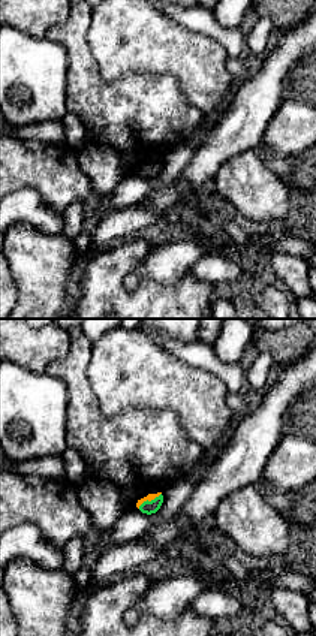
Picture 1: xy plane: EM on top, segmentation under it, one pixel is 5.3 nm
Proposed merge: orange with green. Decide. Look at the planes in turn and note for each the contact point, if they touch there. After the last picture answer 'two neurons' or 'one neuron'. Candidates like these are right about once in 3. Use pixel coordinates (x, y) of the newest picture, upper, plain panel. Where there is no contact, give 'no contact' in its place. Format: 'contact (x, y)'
contact (149, 165)

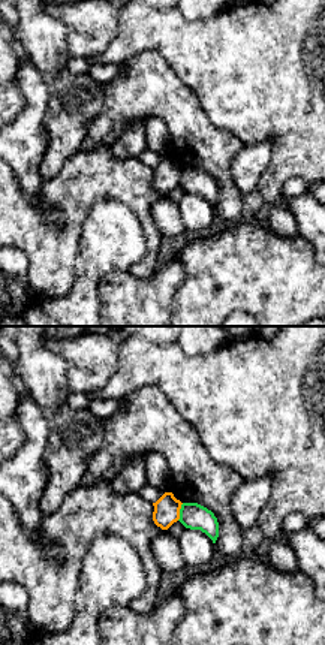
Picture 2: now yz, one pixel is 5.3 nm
contact (178, 177)

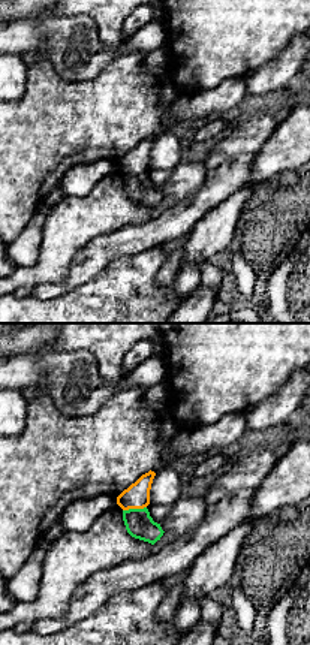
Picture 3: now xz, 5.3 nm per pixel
contact (134, 172)

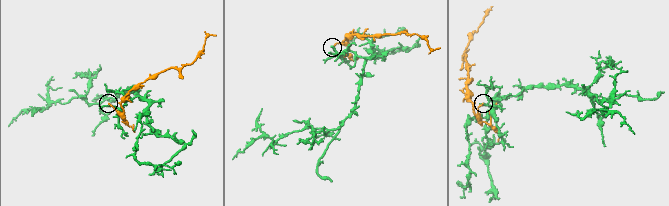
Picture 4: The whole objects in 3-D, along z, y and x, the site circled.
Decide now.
two neurons

